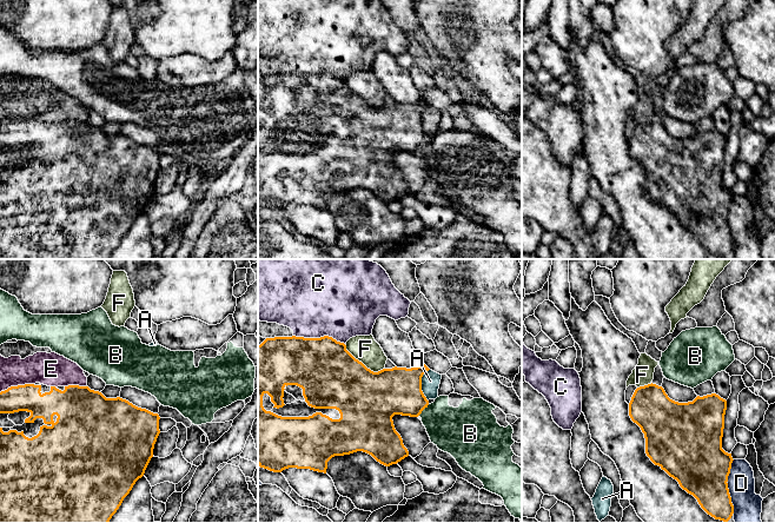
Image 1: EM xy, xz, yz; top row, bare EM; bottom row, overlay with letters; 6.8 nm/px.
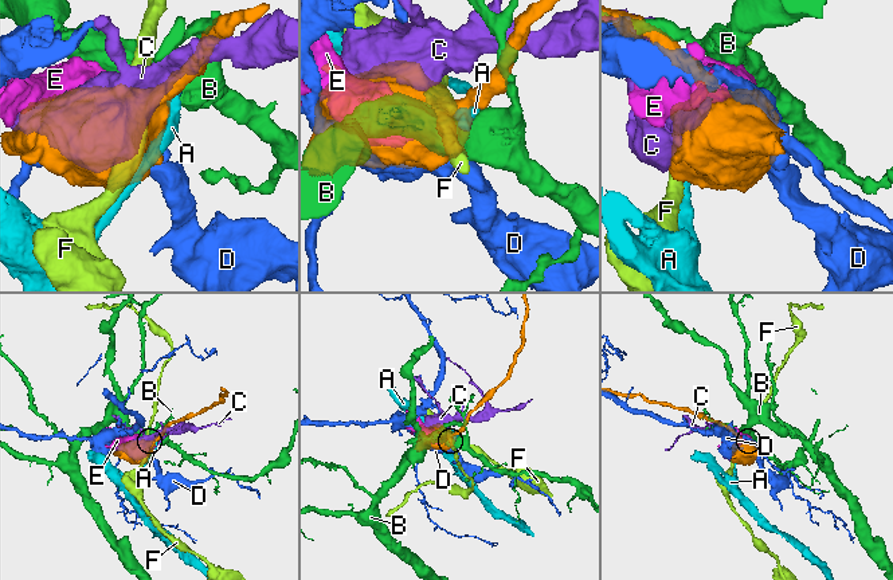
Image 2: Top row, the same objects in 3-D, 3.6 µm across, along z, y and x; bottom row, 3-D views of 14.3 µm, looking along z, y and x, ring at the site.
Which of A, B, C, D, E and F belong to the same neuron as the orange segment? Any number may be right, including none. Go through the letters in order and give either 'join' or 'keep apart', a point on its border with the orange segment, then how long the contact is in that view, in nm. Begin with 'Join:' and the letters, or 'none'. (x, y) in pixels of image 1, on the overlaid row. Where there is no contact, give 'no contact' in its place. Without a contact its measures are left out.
Join: none
A: keep apart; meets orange in xz at (421, 385); contact 220 nm long
B: keep apart; meets orange in xz at (423, 409); contact 120 nm long
C: keep apart; meets orange in xz at (320, 337); contact 360 nm long
D: keep apart; meets orange in yz at (727, 487); contact 380 nm long
E: keep apart; meets orange in xy at (18, 385); contact 240 nm long
F: keep apart; meets orange in xz at (362, 363); contact 320 nm long

